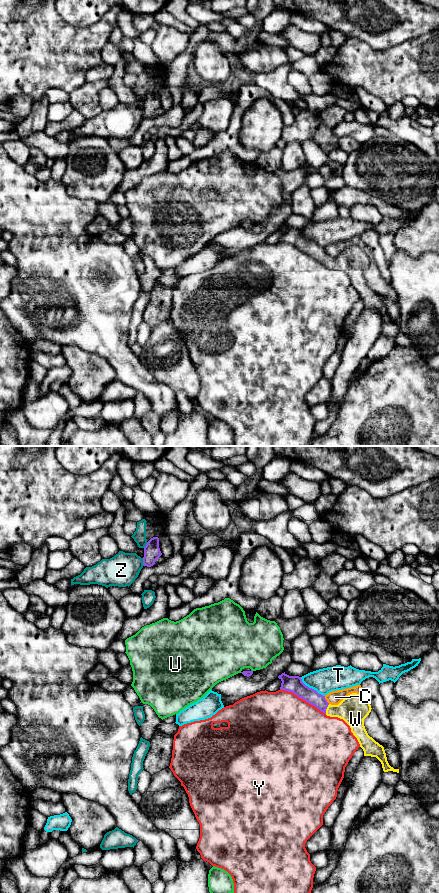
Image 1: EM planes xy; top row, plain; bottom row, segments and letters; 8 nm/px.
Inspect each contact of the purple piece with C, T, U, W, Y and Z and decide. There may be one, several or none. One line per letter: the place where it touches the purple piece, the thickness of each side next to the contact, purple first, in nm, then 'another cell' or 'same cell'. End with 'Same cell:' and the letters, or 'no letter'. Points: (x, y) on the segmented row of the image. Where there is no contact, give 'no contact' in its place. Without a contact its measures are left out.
C: meets purple in xy at (326, 700); 120 nm thick on the purple side, 110 nm on the other; another cell
T: meets purple in xy at (311, 688); 140 nm thick on the purple side, 200 nm on the other; another cell
U: no contact; another cell
W: meets purple in xy at (326, 708); 120 nm thick on the purple side, 240 nm on the other; same cell
Y: meets purple in xy at (303, 699); 140 nm thick on the purple side, 500 nm on the other; another cell
Z: meets purple in xy at (143, 562); 130 nm thick on the purple side, 260 nm on the other; another cell
Same cell: W

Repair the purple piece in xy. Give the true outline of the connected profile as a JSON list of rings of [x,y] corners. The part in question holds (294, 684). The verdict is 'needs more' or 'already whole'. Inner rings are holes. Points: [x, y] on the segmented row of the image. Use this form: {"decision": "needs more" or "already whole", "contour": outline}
{"decision": "needs more", "contour": [[[284,672],[278,678],[282,681],[281,690],[294,693],[327,716],[343,719],[357,738],[364,751],[364,756],[376,757],[381,762],[384,772],[399,773],[399,769],[394,769],[389,765],[384,747],[370,737],[365,729],[364,719],[369,715],[372,708],[370,702],[362,695],[352,693],[338,705],[331,705],[325,699],[325,696],[306,686],[301,677],[289,676]]]}

